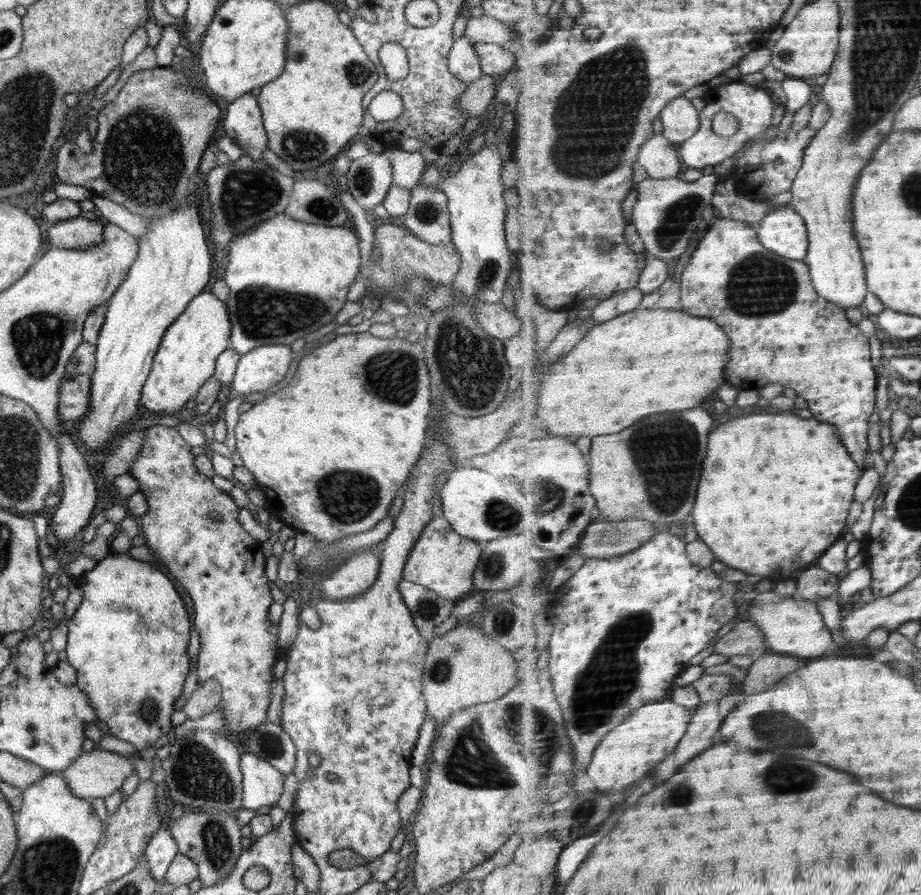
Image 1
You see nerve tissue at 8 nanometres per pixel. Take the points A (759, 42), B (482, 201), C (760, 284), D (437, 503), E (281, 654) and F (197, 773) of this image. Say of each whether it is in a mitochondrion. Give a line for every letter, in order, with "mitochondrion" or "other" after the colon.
A: other
B: other
C: mitochondrion
D: other
E: other
F: mitochondrion

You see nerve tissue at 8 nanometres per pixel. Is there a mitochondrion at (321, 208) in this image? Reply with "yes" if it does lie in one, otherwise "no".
yes

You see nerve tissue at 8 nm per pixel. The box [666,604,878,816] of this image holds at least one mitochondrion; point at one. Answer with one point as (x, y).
(788, 730)

